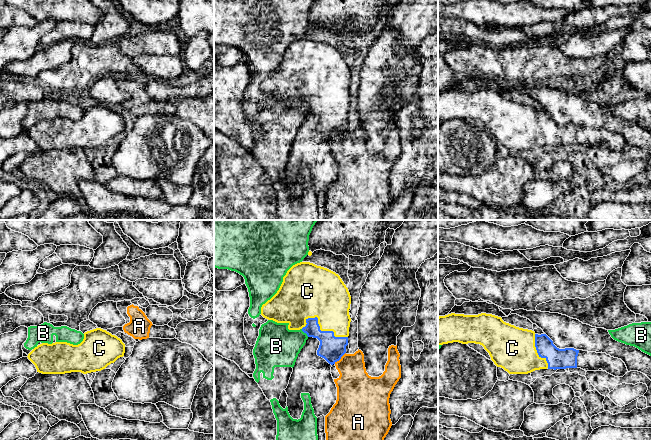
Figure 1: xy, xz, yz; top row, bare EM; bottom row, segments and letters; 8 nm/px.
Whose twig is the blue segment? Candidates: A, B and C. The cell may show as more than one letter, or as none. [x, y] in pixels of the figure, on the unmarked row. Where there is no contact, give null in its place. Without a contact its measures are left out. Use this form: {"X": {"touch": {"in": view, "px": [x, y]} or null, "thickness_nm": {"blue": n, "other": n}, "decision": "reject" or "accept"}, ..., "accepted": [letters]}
{"A": {"touch": {"in": "xz", "px": [340, 134]}, "thickness_nm": {"blue": 200, "other": 280}, "decision": "reject"}, "B": {"touch": {"in": "xz", "px": [305, 108]}, "thickness_nm": {"blue": 200, "other": 320}, "decision": "reject"}, "C": {"touch": {"in": "xz", "px": [319, 104]}, "thickness_nm": {"blue": 200, "other": 360}, "decision": "accept"}, "accepted": ["C"]}

